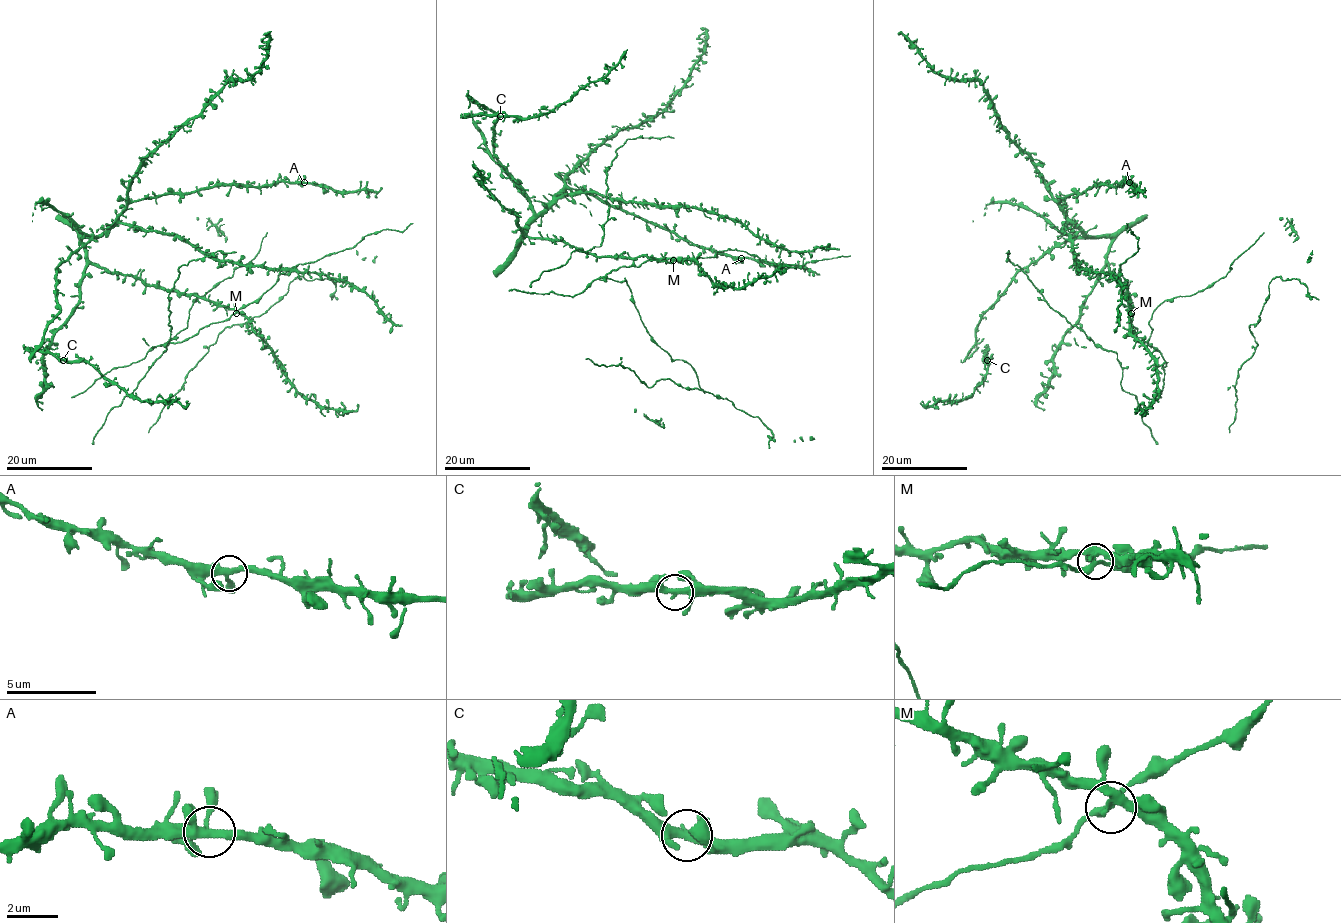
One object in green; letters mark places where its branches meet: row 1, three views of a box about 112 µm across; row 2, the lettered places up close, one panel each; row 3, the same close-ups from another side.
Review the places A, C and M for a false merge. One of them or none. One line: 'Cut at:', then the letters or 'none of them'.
Cut at: none of them

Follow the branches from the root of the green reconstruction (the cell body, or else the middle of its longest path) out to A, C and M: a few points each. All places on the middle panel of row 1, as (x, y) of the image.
A: (636, 257), (600, 257), (557, 240), (519, 240), (558, 195), (573, 188), (674, 230), (694, 244), (741, 258)
C: (636, 257), (519, 240), (532, 201), (494, 153), (497, 116), (472, 99), (468, 108), (500, 116)
M: (636, 257), (674, 260)

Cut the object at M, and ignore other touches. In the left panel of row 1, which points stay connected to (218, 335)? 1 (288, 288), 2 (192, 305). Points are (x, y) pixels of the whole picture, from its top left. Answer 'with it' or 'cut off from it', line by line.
1: with it
2: cut off from it

